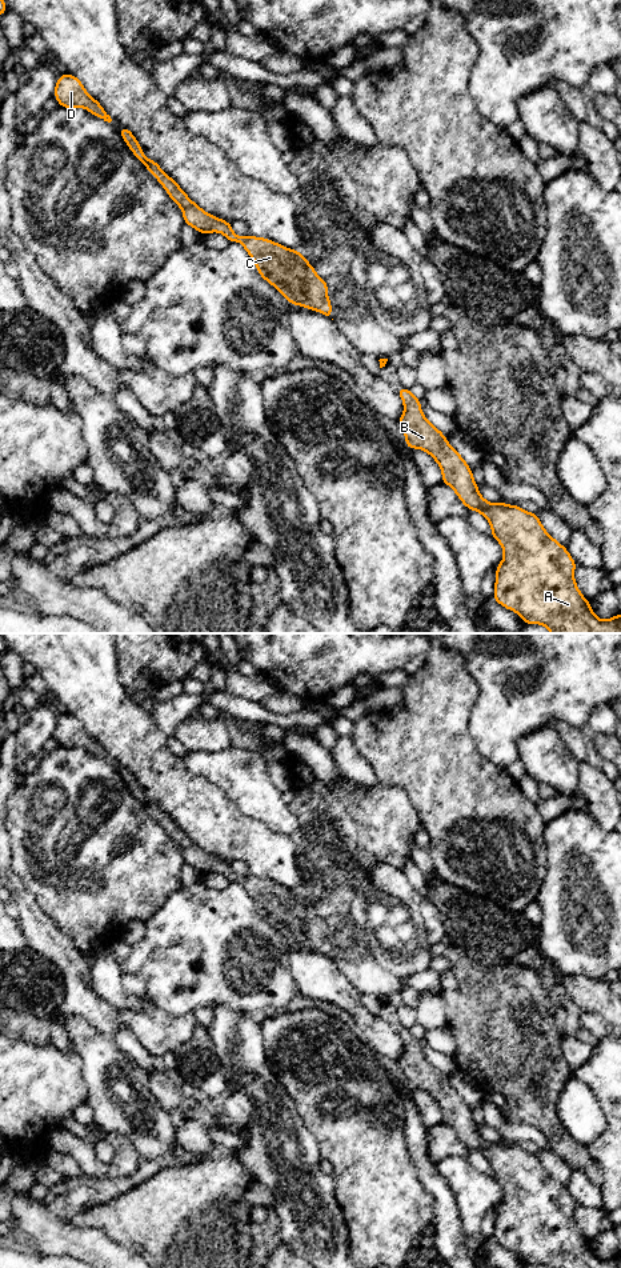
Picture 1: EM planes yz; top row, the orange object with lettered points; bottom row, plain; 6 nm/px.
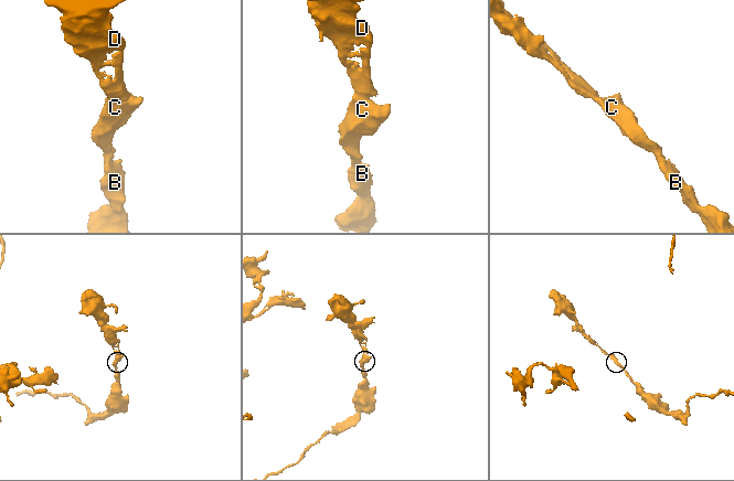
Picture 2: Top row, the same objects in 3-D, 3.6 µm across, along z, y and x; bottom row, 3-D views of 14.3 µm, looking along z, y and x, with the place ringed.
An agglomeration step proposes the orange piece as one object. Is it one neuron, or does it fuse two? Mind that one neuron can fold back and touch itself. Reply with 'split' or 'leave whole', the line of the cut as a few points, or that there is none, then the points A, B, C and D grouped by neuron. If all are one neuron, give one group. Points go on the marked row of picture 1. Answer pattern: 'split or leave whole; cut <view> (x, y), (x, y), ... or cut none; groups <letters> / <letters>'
leave whole; cut none; groups A B C D

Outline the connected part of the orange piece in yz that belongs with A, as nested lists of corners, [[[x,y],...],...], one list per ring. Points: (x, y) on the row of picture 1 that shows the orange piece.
[[[404,387],[397,391],[404,403],[404,413],[398,424],[406,447],[422,449],[436,460],[441,467],[442,483],[457,493],[466,508],[480,512],[489,521],[492,537],[504,549],[504,559],[496,568],[493,599],[504,608],[514,611],[525,624],[545,625],[550,633],[621,633],[621,613],[609,620],[601,620],[594,615],[590,603],[582,596],[574,581],[576,561],[568,549],[545,531],[538,516],[518,505],[486,501],[480,495],[466,461],[446,441],[445,435],[424,416],[420,399]]]

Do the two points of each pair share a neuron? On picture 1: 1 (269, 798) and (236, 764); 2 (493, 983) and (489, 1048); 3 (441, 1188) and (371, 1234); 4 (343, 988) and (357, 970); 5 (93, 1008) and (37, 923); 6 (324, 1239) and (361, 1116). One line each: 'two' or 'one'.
1: one
2: one
3: two
4: two
5: one
6: two

